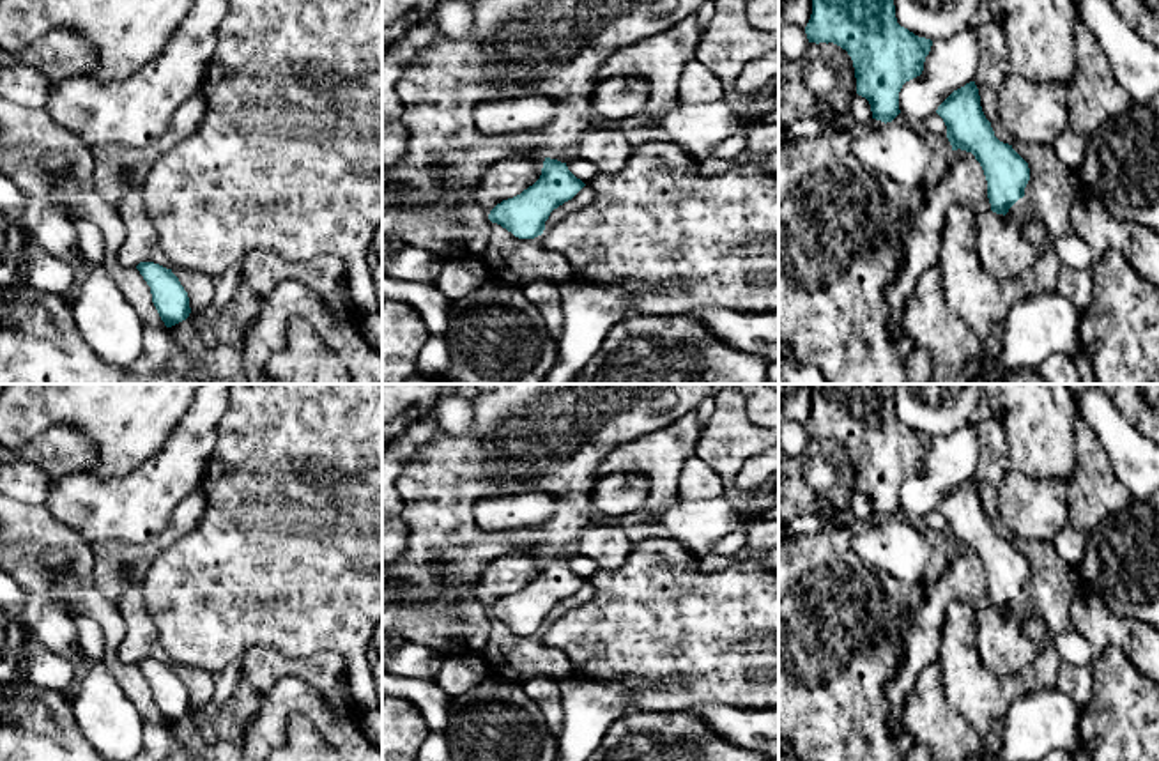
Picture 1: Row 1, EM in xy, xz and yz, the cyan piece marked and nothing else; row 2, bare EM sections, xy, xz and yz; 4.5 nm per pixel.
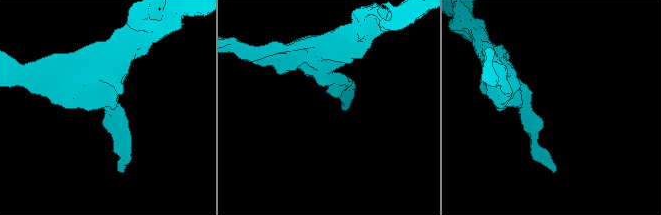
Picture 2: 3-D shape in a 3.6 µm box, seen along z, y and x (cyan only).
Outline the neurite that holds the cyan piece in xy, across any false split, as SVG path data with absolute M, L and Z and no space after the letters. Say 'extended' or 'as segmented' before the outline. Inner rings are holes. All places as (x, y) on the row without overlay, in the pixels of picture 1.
as segmented; M140 658L136 665L150 683L152 699L166 724L189 713L191 704L188 688L172 665L154 658Z

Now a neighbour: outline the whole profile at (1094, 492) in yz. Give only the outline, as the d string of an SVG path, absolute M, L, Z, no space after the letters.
M1076 414L1074 469L1067 481L1067 524L1086 538L1131 501L1115 476L1108 453L1095 432Z

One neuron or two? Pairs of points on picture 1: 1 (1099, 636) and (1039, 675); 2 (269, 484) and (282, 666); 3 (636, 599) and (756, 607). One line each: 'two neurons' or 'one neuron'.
1: two neurons
2: two neurons
3: one neuron

